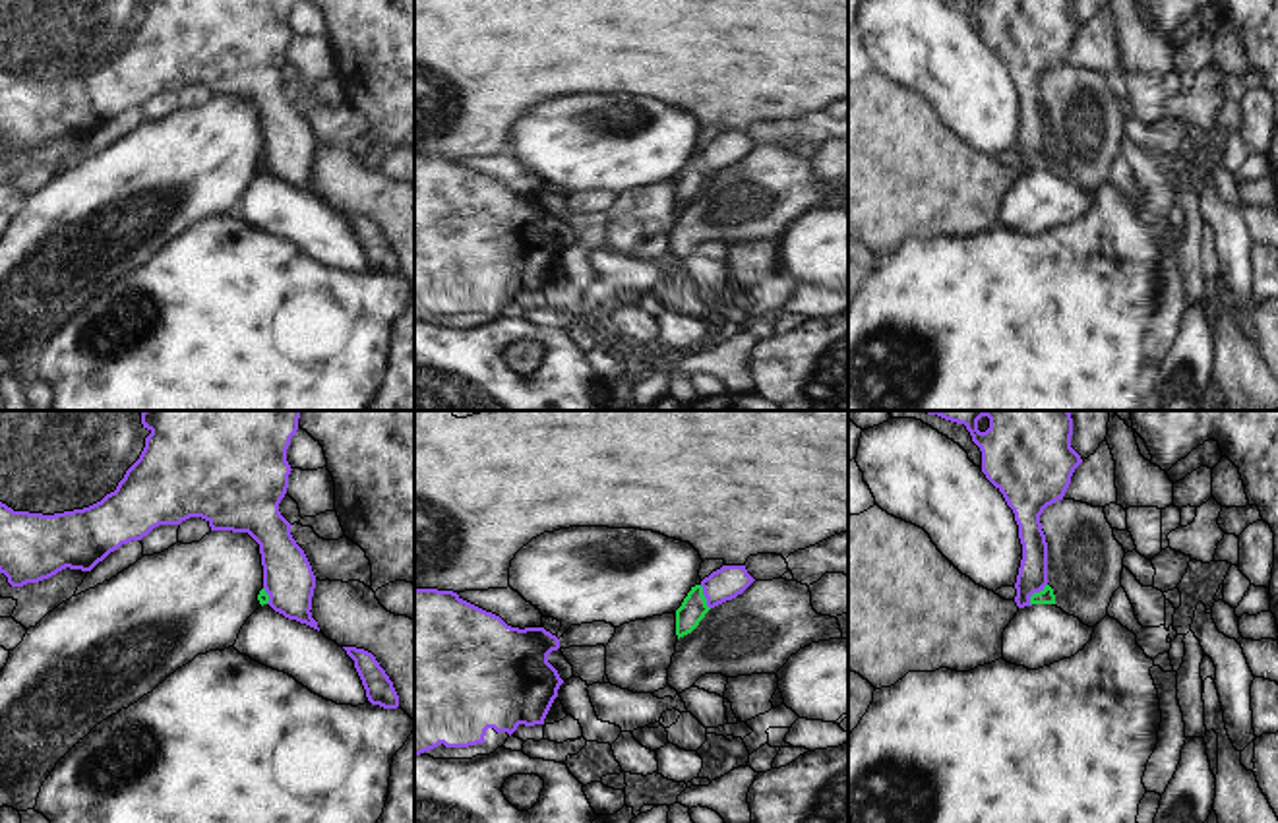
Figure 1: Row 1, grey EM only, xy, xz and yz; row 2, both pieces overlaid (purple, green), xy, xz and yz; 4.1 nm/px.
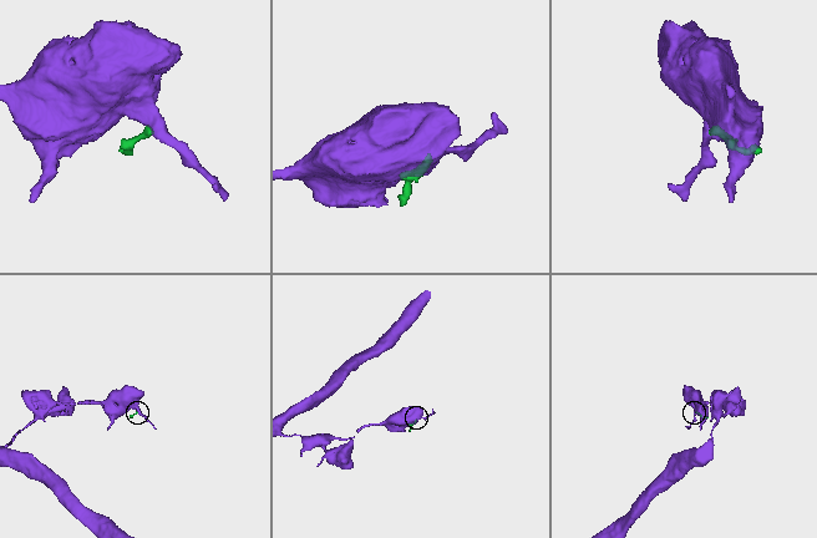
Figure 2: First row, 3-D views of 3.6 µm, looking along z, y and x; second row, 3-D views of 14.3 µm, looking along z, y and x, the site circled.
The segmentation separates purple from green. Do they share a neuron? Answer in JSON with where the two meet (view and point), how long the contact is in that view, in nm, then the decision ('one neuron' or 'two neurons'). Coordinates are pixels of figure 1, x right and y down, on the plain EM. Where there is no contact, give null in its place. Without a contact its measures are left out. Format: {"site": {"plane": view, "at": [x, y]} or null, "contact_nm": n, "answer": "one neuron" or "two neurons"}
{"site": {"plane": "yz", "at": [1034, 157]}, "contact_nm": 120, "answer": "two neurons"}

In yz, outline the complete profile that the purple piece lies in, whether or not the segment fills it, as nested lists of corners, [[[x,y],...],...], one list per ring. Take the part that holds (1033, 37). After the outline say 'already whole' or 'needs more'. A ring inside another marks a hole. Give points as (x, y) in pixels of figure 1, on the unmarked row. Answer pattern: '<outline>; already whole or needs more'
[[[970,0],[982,17],[982,39],[1015,79],[1022,126],[1017,141],[1019,174],[1048,151],[1048,108],[1040,81],[1063,66],[1082,29],[1071,14],[1073,0]]]; already whole

